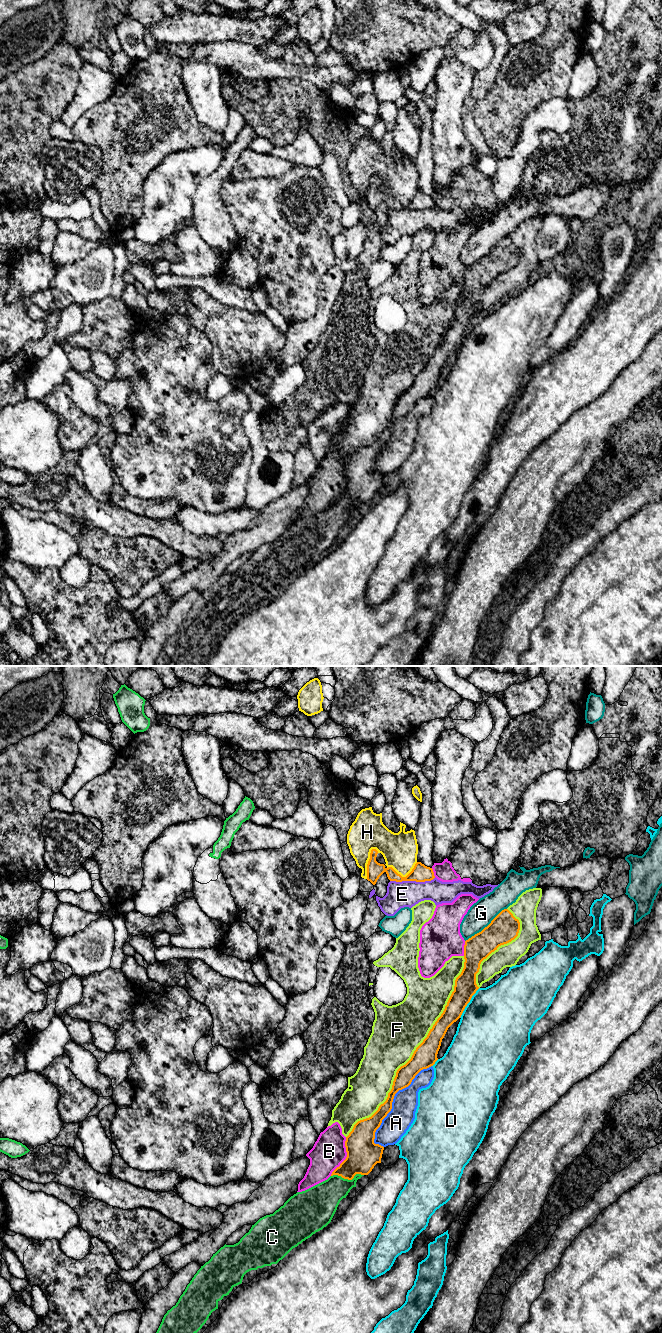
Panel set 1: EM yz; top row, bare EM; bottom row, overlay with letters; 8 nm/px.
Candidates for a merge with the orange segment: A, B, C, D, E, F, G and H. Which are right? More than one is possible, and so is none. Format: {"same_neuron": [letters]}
{"same_neuron": []}

